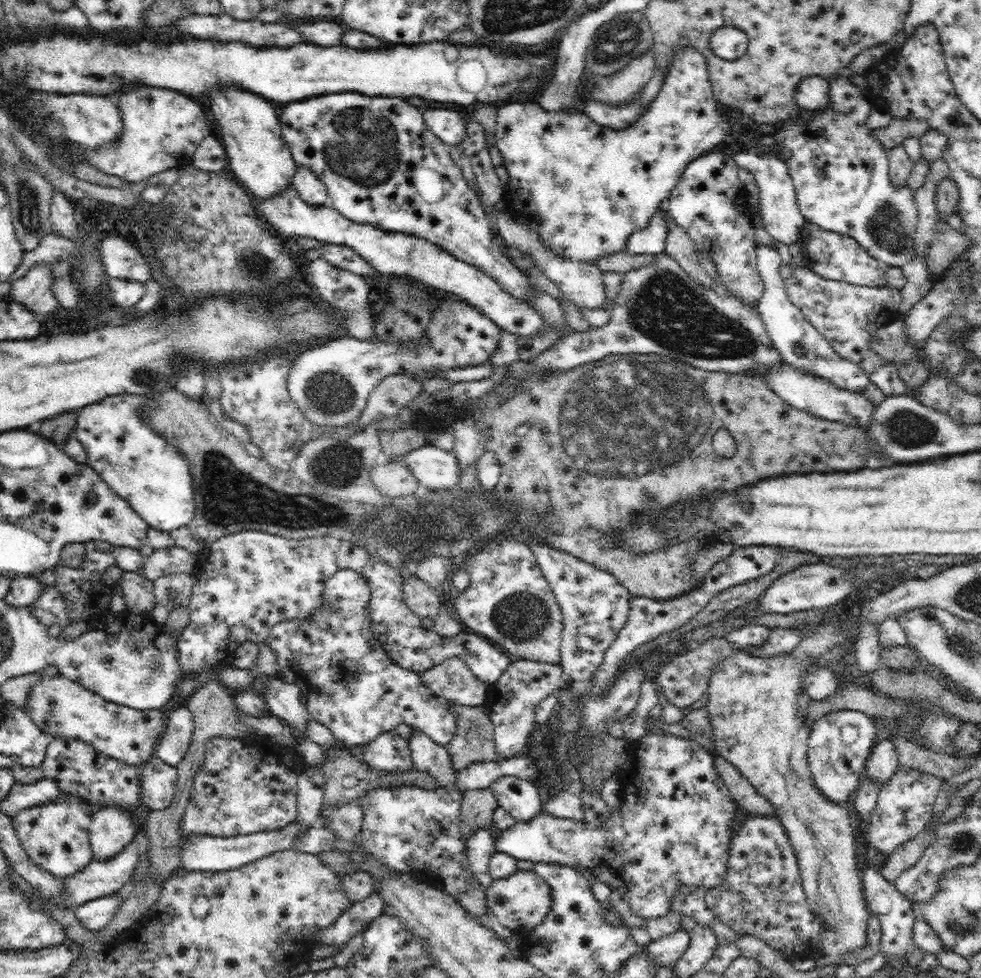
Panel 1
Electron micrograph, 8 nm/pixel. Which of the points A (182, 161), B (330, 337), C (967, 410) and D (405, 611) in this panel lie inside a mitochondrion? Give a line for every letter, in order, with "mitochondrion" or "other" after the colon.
A: other
B: other
C: other
D: other

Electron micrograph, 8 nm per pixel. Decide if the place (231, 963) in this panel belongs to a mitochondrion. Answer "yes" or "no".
no

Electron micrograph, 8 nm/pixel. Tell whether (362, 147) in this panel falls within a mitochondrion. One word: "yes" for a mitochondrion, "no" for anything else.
yes

